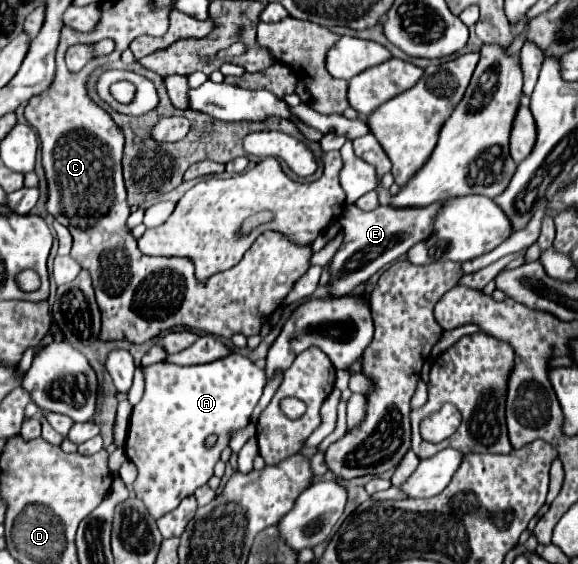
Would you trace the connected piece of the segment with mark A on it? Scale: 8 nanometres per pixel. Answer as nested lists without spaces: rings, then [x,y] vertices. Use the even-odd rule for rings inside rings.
[[[236,352],[202,366],[152,364],[144,368],[144,376],[146,390],[132,410],[124,450],[138,468],[134,494],[154,518],[160,518],[214,476],[214,464],[232,434],[250,424],[252,410],[266,386],[266,376],[254,362]],[[210,434],[216,434],[218,442],[208,450],[204,440]]]

